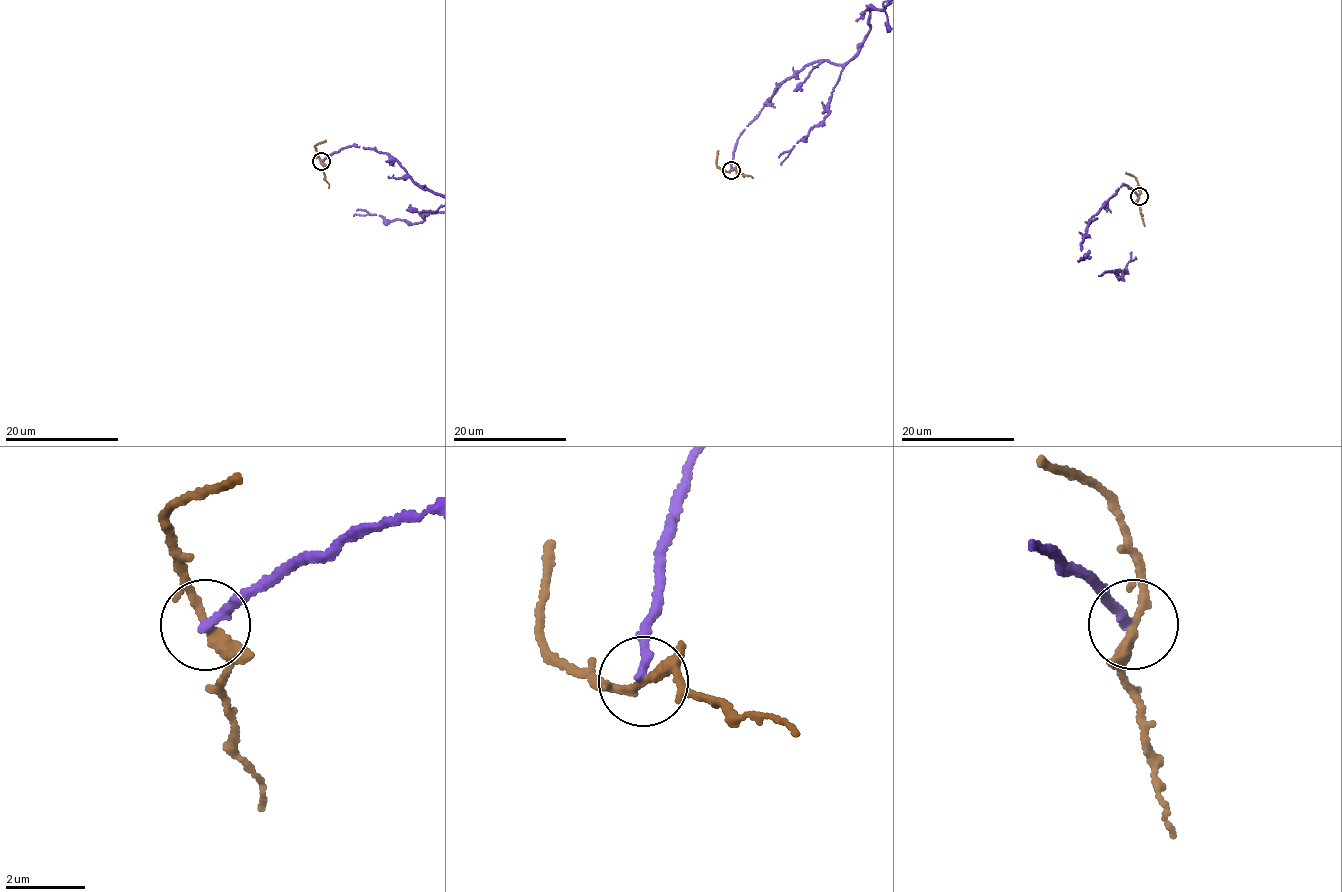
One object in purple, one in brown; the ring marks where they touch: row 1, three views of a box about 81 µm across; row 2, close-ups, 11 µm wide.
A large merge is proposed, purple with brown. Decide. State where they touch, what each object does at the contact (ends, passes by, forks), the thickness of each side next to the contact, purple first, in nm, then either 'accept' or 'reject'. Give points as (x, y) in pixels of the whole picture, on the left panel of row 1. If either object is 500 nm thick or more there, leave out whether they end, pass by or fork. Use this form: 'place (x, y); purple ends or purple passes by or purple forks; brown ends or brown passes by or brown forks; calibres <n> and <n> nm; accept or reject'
place (321, 161); purple ends; brown passes by; calibres 220 and 240 nm; reject

